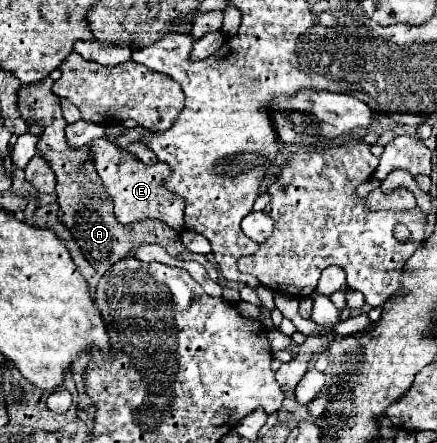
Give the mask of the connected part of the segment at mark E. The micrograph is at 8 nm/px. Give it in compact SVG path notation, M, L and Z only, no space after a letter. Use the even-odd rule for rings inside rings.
M97 138L89 146L91 146L93 160L95 160L95 168L101 176L107 192L113 198L115 218L121 224L131 224L131 222L153 218L153 220L165 222L179 234L185 230L183 228L183 210L185 210L183 198L179 198L163 188L163 180L169 178L169 174L171 174L171 170L165 162L155 162L155 164L147 166L141 160L133 158L127 150L109 142L107 138Z

